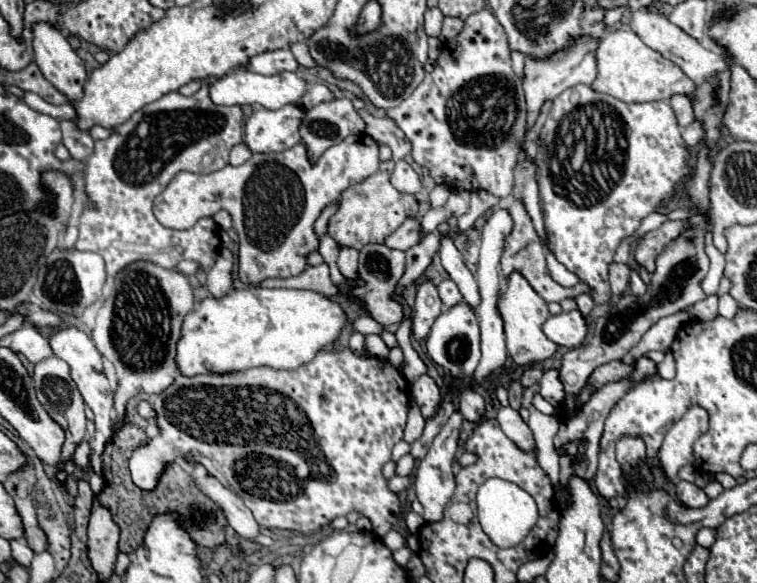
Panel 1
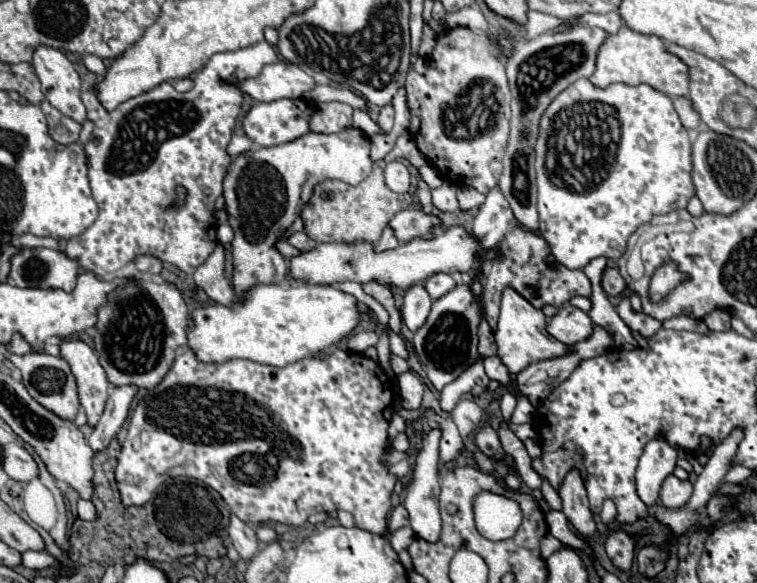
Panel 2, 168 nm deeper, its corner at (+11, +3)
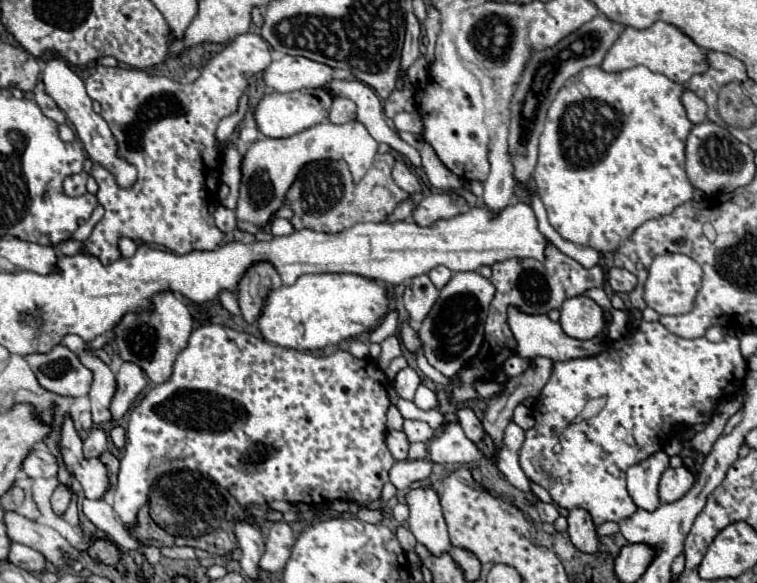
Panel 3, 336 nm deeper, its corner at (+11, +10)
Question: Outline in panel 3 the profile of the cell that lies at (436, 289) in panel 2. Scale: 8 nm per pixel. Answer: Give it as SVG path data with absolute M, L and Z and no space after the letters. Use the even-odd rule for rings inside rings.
M434 267L434 269L428 273L428 277L430 277L430 281L434 283L434 287L442 289L442 287L450 281L452 273L450 273L446 267Z

